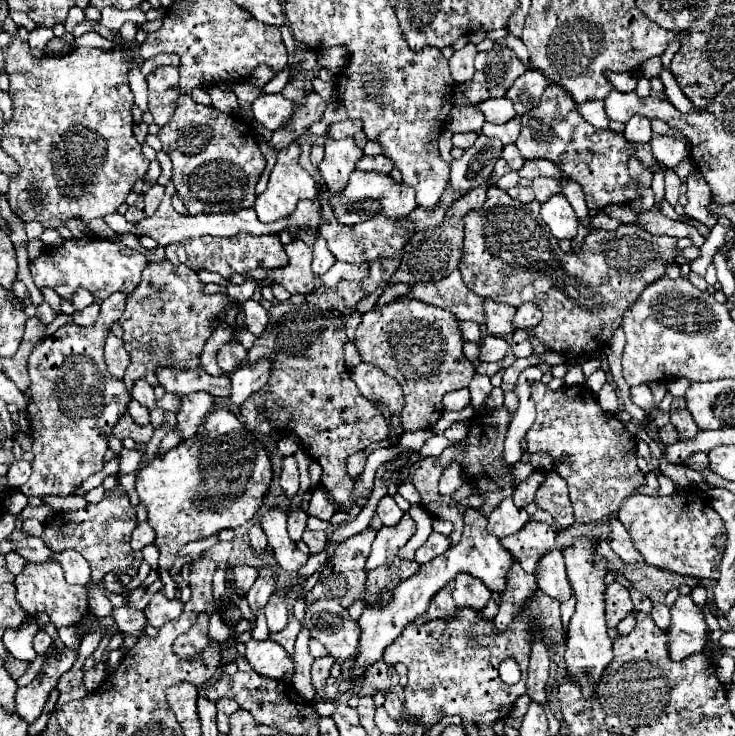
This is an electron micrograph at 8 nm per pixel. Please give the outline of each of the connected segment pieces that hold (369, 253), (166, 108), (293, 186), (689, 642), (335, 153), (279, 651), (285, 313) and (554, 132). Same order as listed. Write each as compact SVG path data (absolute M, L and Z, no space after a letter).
M321 196L321 208L323 208L321 212L323 212L325 222L319 224L319 234L327 240L333 256L343 262L359 264L359 262L373 262L379 258L391 258L395 254L399 254L403 250L403 246L407 244L407 240L411 240L411 236L415 234L415 232L407 232L411 228L411 224L397 226L397 220L391 220L391 218L371 218L363 224L357 224L355 228L343 226L333 216L333 208L331 208L331 202L327 196Z
M159 66L147 76L149 112L157 126L165 126L179 98L179 70L175 66Z
M297 142L277 154L277 164L271 170L267 190L261 196L257 196L255 206L253 206L261 222L277 222L281 218L287 218L297 208L299 200L313 200L317 196L317 186L313 178L309 176L307 170L299 166L299 154L301 154L301 148Z
M679 596L671 608L671 624L667 628L667 650L669 650L669 658L671 660L683 660L691 654L703 652L703 636L709 632L707 622L703 612L699 610L699 606L693 604L691 596Z
M327 138L325 144L325 160L319 164L321 176L327 180L327 186L331 192L341 192L349 176L357 170L355 164L361 160L363 150L357 148L353 138L343 138L343 140L331 140Z
M249 640L245 658L259 676L273 680L283 680L287 670L293 666L291 656L273 640Z
M341 280L337 288L319 286L315 292L307 296L291 296L287 302L281 302L269 310L269 324L265 332L255 340L255 346L249 350L247 362L241 364L245 366L259 358L269 358L273 362L271 378L263 386L263 390L259 390L259 398L249 398L241 405L241 416L245 426L259 436L271 436L273 428L279 428L279 432L287 436L295 434L301 440L303 448L311 448L311 458L319 462L325 472L321 484L327 488L329 494L333 494L333 498L339 504L345 504L349 500L357 480L347 476L345 472L347 456L355 454L357 450L365 450L371 442L389 436L389 428L385 424L383 414L367 398L359 394L343 360L343 348L347 344L345 320L349 318L349 314L355 312L355 306L361 298L365 298L365 294L361 292L361 282L349 280Z
M551 84L537 108L521 116L521 136L515 142L521 156L529 158L545 158L559 166L563 178L569 178L581 184L585 202L589 208L605 208L609 204L629 204L639 198L637 182L629 176L629 160L635 158L649 170L655 172L661 167L659 160L653 156L649 144L629 144L623 134L613 130L597 130L593 128L577 110L575 100L567 90L557 84Z

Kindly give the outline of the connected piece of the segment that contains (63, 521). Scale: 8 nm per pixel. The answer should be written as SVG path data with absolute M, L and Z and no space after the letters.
M113 488L105 492L105 498L99 504L87 504L87 508L77 512L55 514L55 518L45 526L41 538L53 552L77 550L85 556L91 568L101 568L101 572L113 572L125 570L133 562L129 538L135 526L137 518L135 508L129 502L129 496L123 490Z

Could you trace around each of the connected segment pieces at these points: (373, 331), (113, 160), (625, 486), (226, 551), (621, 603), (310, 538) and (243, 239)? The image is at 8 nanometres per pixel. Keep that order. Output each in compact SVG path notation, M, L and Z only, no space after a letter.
M407 296L395 298L389 304L363 314L355 332L355 344L363 362L381 368L401 384L405 394L401 422L405 430L433 428L443 414L443 394L467 388L471 382L473 364L461 350L463 336L457 320L445 308L411 300Z
M15 38L7 50L5 50L5 72L9 74L9 82L11 82L11 88L9 88L9 96L13 100L13 118L11 122L7 122L3 126L3 142L1 142L1 148L19 164L21 172L19 176L11 178L11 184L9 184L9 192L7 192L7 200L11 204L13 210L21 212L21 220L23 222L29 222L29 220L37 220L41 222L45 228L61 228L65 226L67 220L71 218L81 218L81 220L93 220L93 218L103 218L111 212L115 212L123 202L125 198L129 196L133 184L137 178L143 178L143 174L147 172L149 168L149 160L143 156L141 152L141 146L139 142L135 140L131 128L133 128L133 118L131 118L131 108L133 108L133 92L129 88L129 68L131 68L131 62L125 58L127 56L127 48L125 46L117 46L117 50L113 52L105 52L105 50L99 50L99 48L75 48L73 52L69 54L63 54L63 56L43 56L43 58L33 58L29 54L29 44L21 38Z
M543 382L531 384L531 400L537 404L537 418L533 426L527 430L527 446L529 452L545 452L553 458L555 472L569 486L569 496L577 522L599 522L611 514L617 514L621 502L635 494L639 486L645 484L645 474L637 466L637 448L635 438L627 432L625 424L605 410L595 400L595 394L587 386L561 386L559 390L551 390Z
M219 542L219 544L215 544L211 550L203 552L203 556L215 560L217 566L223 570L223 568L227 568L227 558L229 558L231 550L233 550L233 544L231 544L231 542Z
M617 582L607 586L605 590L605 616L607 626L615 628L627 614L633 612L633 602L629 598L629 590Z
M305 530L303 542L309 546L309 554L319 554L325 548L325 544L327 544L327 536L325 536L325 532Z
M239 234L235 238L213 238L213 236L201 236L201 238L187 238L179 244L165 246L167 260L175 264L185 264L193 270L209 270L217 272L223 278L229 278L231 274L245 274L253 268L283 268L289 264L285 246L281 244L277 234L265 234L265 236L253 236L253 234Z

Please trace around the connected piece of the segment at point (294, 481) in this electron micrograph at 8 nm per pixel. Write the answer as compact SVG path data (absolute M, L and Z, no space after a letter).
M285 456L283 460L283 472L281 472L281 488L285 496L295 496L299 490L299 468L295 462L295 456Z

